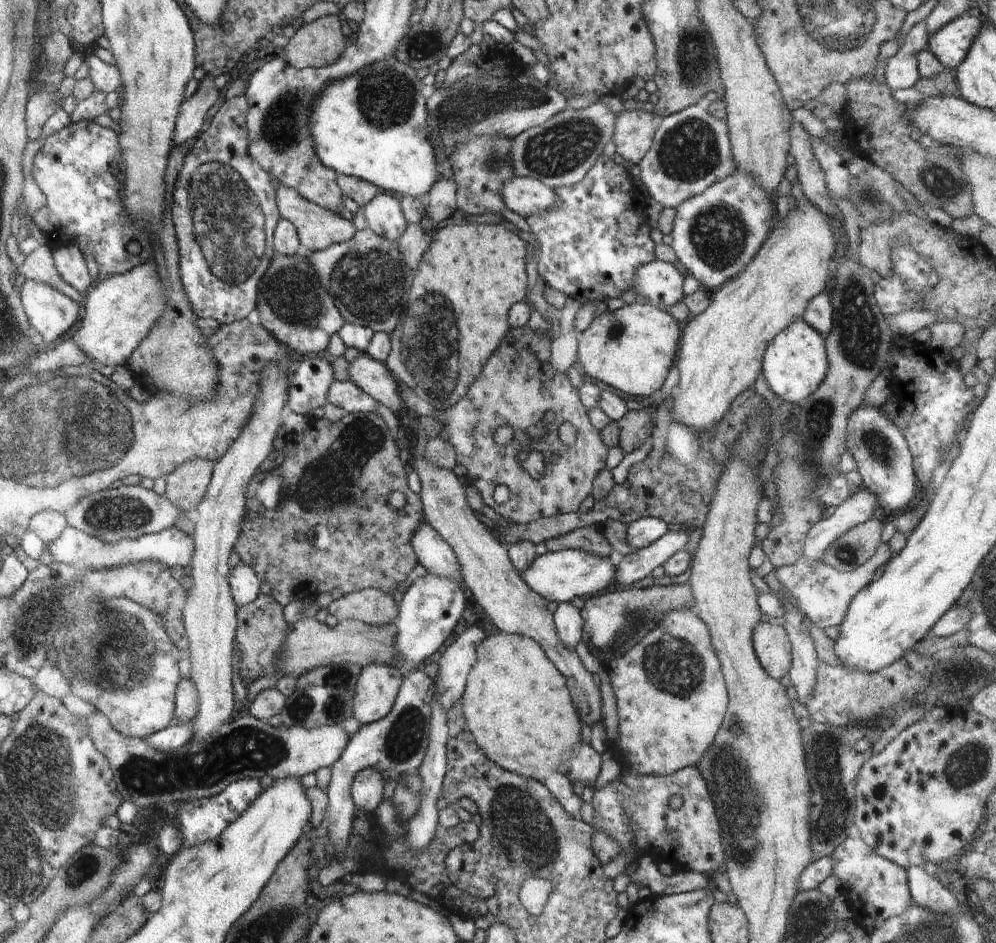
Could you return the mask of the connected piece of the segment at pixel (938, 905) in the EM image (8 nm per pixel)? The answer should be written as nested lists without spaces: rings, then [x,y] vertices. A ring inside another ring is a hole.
[[[910,866],[906,868],[906,873],[909,892],[916,905],[944,914],[963,910],[955,896],[922,867]]]

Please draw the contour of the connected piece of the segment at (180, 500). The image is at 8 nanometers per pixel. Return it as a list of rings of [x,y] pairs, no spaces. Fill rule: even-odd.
[[[195,459],[180,464],[164,478],[167,482],[165,496],[182,512],[197,509],[204,499],[215,463]]]

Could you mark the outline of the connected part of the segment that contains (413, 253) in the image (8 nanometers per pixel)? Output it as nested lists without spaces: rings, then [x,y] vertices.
[[[408,224],[404,233],[398,238],[397,248],[405,266],[412,271],[418,269],[418,262],[428,249],[431,233],[424,232],[421,224]]]

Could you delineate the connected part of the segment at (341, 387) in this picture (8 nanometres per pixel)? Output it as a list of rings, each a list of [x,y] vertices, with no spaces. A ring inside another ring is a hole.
[[[332,381],[326,394],[327,403],[342,408],[346,414],[360,412],[376,412],[376,403],[351,381]]]

